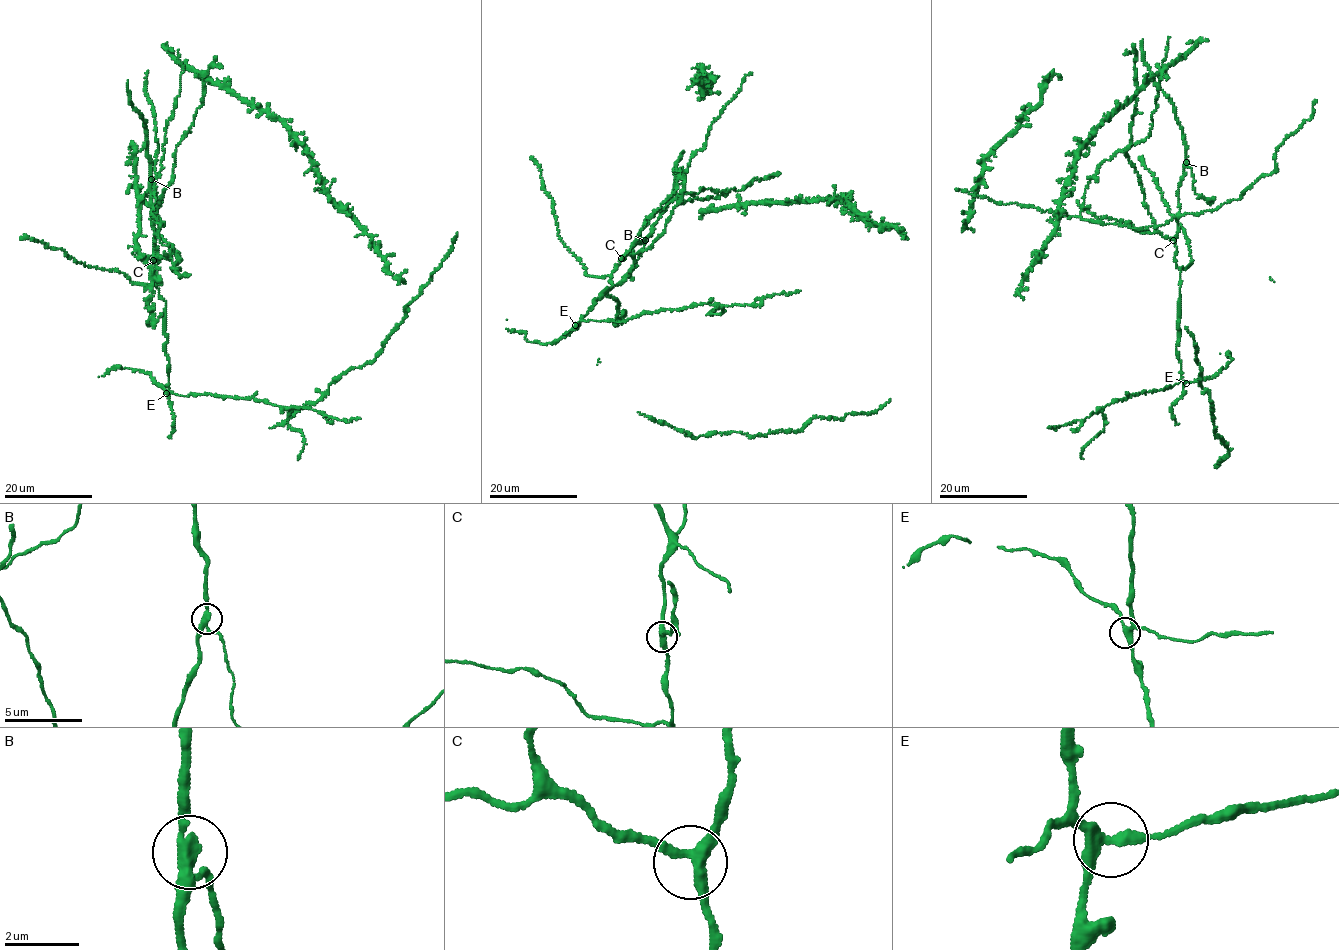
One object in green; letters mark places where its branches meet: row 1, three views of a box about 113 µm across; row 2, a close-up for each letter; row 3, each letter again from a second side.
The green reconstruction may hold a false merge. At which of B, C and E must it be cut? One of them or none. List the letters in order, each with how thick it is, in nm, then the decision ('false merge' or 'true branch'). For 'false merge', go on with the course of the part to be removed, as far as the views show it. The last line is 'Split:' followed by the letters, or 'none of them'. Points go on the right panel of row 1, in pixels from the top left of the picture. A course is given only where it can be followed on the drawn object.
B: 280 nm thick; false merge
C: 280 nm thick; true branch
E: 320 nm thick; true branch
Split: B

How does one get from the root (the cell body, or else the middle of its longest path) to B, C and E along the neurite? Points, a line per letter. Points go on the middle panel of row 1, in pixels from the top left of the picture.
B: (652, 244), (647, 249), (633, 253), (632, 247), (645, 240)
C: (652, 244), (647, 249), (621, 258)
E: (652, 244), (620, 261), (609, 281), (612, 285), (599, 295), (594, 305), (575, 325)

